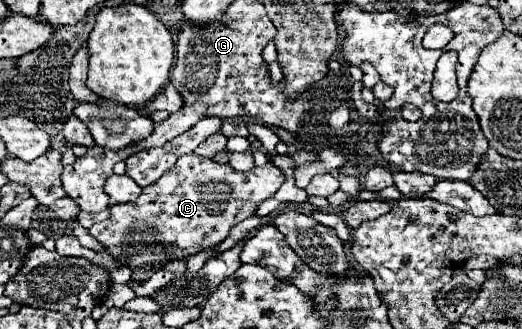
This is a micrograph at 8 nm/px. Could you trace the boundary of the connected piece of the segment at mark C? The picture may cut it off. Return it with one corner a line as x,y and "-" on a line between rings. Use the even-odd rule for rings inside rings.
196,153
182,155
162,179
144,187
134,203
112,205
110,217
96,223
92,235
118,265
132,271
130,283
144,283
146,273
162,269
168,261
188,259
222,243
230,229
254,215
258,203
272,197
284,181
286,175
272,163
240,173

